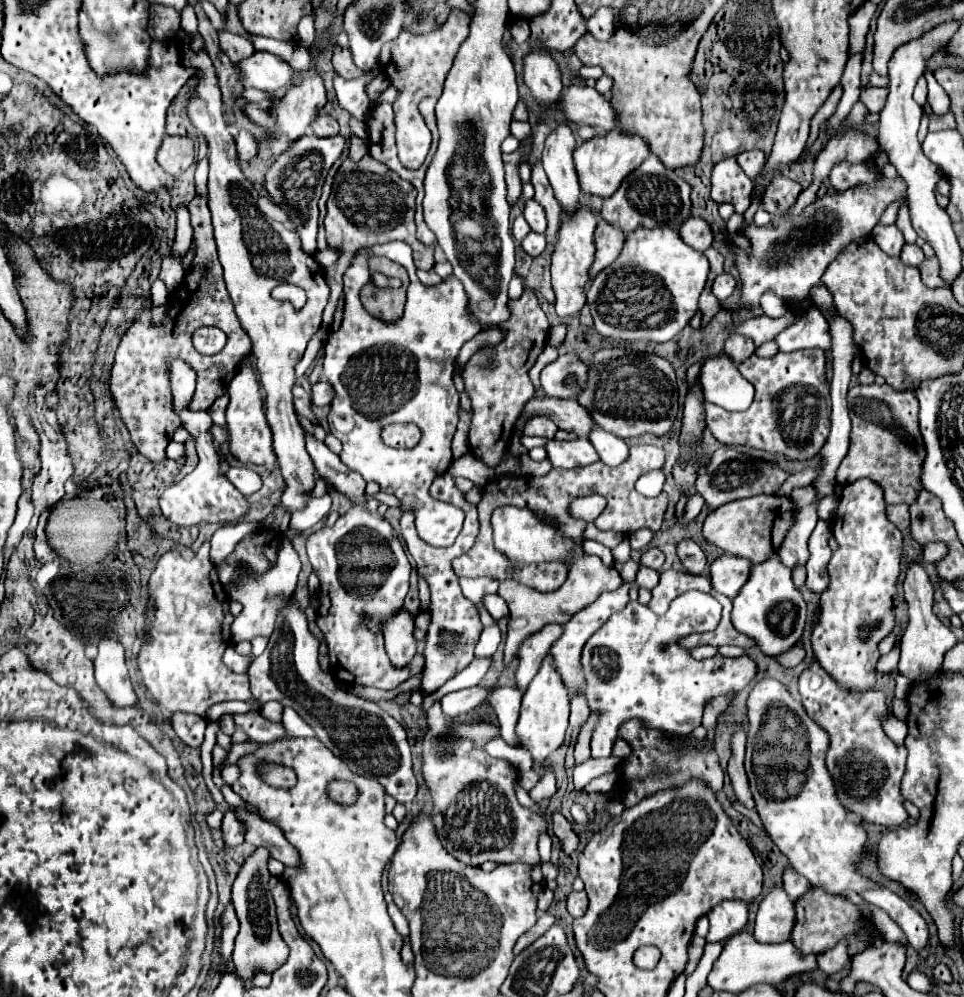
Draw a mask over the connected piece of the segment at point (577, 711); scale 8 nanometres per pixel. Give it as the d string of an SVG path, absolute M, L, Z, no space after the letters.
M574 696L572 702L572 714L570 714L570 726L582 726L590 714L590 708L586 704L586 698L584 696Z

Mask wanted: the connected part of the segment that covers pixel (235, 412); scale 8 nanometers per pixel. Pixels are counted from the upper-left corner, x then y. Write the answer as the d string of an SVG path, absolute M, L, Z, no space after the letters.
M248 360L242 362L238 374L232 378L228 386L228 396L230 396L230 404L226 410L226 420L228 420L232 454L238 460L242 460L243 464L260 464L267 467L269 471L274 470L276 454L272 450L272 432L264 418L264 394L258 382L256 368Z

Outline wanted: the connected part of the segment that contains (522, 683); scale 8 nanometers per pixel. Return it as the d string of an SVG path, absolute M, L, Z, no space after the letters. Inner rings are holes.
M552 624L552 626L544 626L542 632L524 640L524 644L520 646L520 654L518 654L518 660L520 660L520 666L516 670L518 688L522 690L528 688L530 680L538 674L544 656L548 654L550 646L558 640L560 634L562 634L562 626Z

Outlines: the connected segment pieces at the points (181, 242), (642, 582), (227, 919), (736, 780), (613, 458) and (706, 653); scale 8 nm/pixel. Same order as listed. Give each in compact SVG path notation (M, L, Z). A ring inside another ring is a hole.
M178 206L176 214L178 214L178 230L176 230L176 242L174 242L172 254L186 252L192 244L192 226L190 226L190 214L186 206Z
M640 564L640 570L638 570L638 574L636 574L636 584L638 584L640 588L652 590L652 588L656 586L656 582L658 582L658 576L660 576L660 574L658 574L656 570Z
M228 904L226 912L224 912L224 916L222 916L222 960L224 960L224 962L232 956L236 932L238 932L236 912L234 912L234 906Z
M742 730L732 734L732 756L728 762L728 774L736 792L736 798L746 806L746 808L754 808L754 800L748 788L748 778L744 772L744 744L746 744L746 734Z
M600 428L592 430L590 440L596 446L596 452L600 454L600 460L606 466L618 466L620 462L624 462L628 458L628 444L622 438L614 436L614 434L608 434L606 430L600 430Z
M703 645L691 649L689 652L695 659L702 660L718 654L718 648L710 645Z

